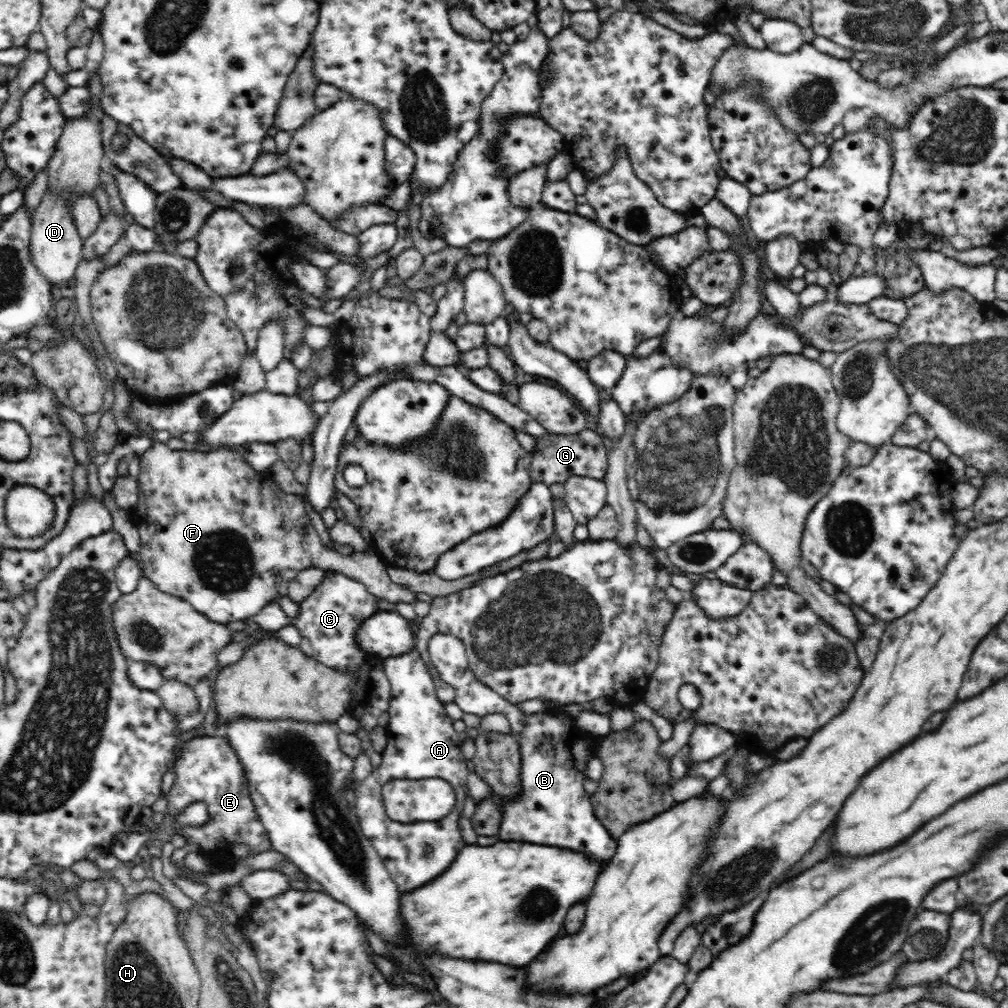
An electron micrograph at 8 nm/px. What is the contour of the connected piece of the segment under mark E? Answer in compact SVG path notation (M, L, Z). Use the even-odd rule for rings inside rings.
M200 734L200 738L190 739L178 749L169 769L175 774L174 784L167 796L167 812L172 818L177 818L192 802L204 802L208 807L208 822L202 826L186 826L182 836L186 838L186 843L198 845L199 855L207 859L210 865L224 864L226 869L232 869L236 862L230 853L238 844L248 845L256 853L273 848L267 831L257 816L242 765L232 750L228 737Z

